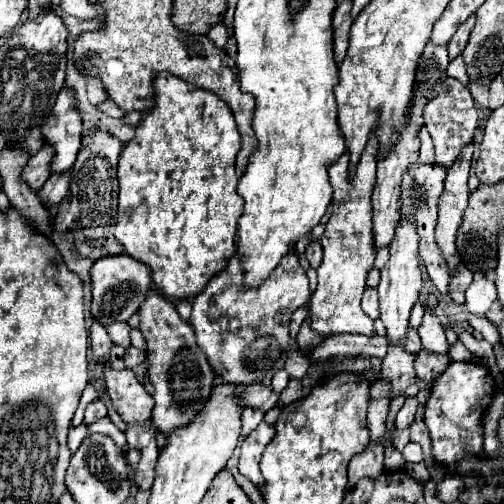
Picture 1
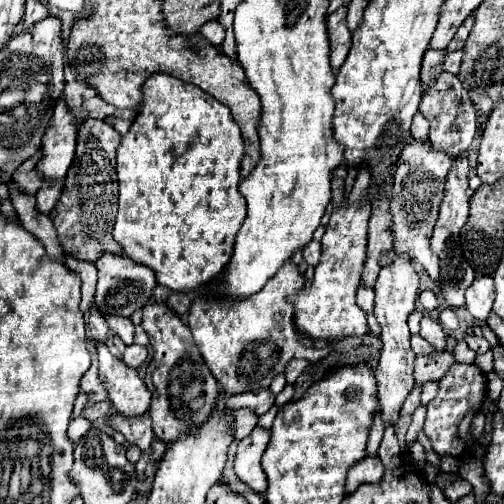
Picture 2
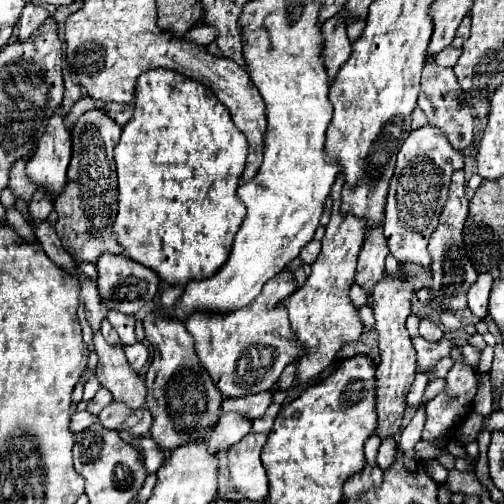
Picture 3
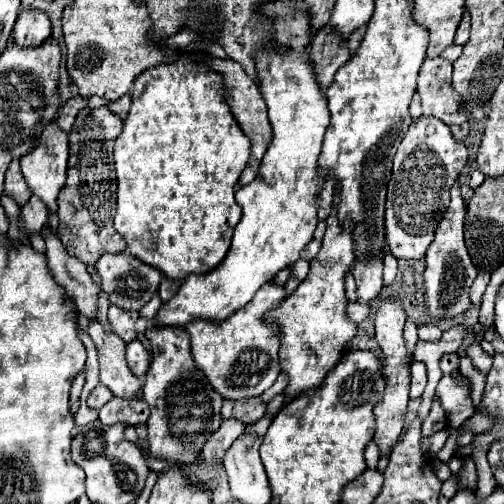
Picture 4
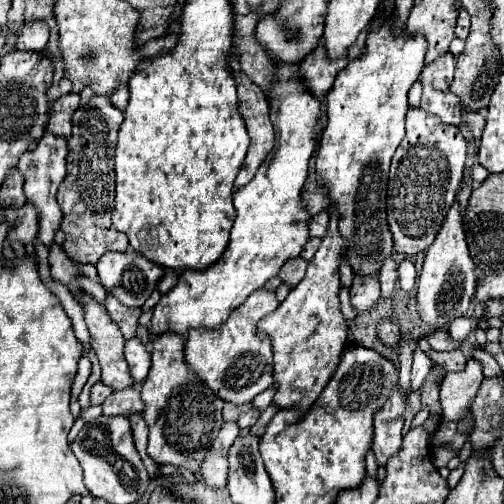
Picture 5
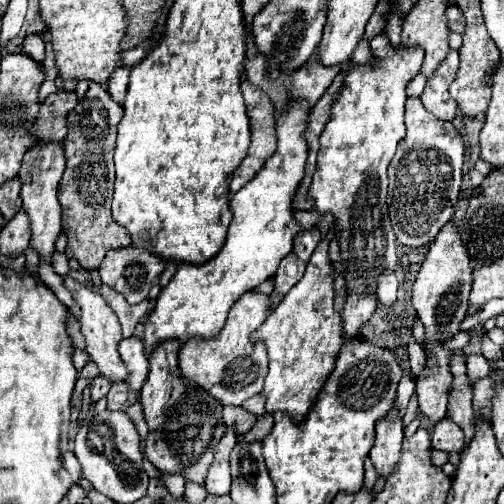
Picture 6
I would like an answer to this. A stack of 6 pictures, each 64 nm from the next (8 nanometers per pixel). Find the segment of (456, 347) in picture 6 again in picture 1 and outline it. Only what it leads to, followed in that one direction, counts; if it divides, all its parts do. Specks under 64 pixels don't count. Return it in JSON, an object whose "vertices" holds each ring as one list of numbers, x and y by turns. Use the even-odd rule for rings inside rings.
{"vertices":[[426,310,424,318,422,318,422,324,418,328,418,334,422,338,424,350,440,352,440,354,448,350,448,342,446,342,446,336,444,336,444,328,442,328,440,320,434,316,434,312,428,312]]}

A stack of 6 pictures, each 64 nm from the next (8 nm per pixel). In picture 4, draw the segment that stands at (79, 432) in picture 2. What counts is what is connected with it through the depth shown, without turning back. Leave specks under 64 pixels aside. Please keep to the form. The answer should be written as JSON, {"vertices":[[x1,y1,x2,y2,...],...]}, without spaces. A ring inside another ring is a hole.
{"vertices":[[80,404,80,408,78,408,78,412,74,414,74,420,76,420,76,424,78,426,86,426,88,422,94,422,98,418,98,410,90,410,86,404]]}

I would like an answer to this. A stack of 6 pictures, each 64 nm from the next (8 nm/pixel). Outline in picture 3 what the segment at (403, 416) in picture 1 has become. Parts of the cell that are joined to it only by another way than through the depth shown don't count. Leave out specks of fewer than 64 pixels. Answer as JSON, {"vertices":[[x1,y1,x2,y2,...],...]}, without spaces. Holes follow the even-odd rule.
{"vertices":[[416,372,416,378,414,378,414,382,412,382,412,388,410,388,408,396,406,396,406,402,408,402,410,406,418,406,418,404,420,404,422,396,424,396,424,390,426,390,426,384,428,384,426,372]]}

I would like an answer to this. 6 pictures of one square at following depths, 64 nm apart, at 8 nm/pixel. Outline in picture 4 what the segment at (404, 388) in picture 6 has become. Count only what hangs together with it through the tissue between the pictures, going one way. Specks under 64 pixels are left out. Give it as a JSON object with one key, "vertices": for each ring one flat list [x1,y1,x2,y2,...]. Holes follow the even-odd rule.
{"vertices":[[408,320,408,322,406,322,406,326,404,326,404,340,406,340,406,348,408,348,410,356,412,356,412,352,414,352,414,348,416,348,416,342,418,342,416,324,414,324,412,320]]}

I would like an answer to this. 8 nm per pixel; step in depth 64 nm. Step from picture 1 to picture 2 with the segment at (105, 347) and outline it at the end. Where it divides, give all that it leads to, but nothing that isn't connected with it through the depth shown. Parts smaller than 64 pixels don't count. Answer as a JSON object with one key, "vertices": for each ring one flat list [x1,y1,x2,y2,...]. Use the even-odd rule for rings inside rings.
{"vertices":[[92,304,90,308,90,318,88,318,88,334,92,340,106,340,108,336,108,324,104,320,104,316,100,316,100,312,96,312,96,306]]}

